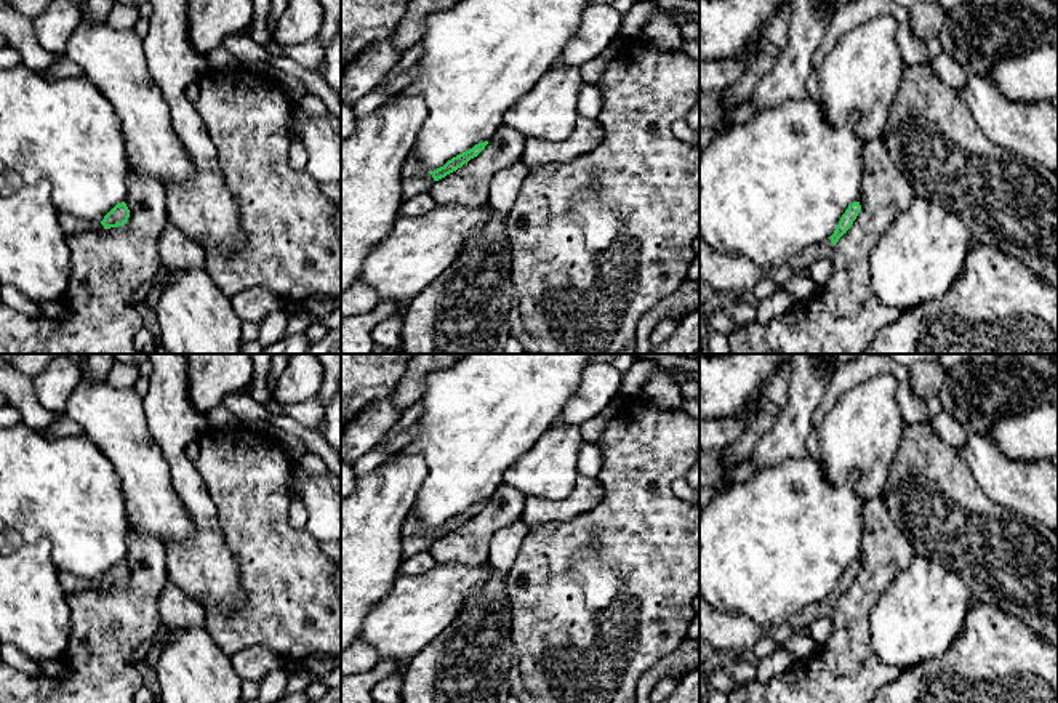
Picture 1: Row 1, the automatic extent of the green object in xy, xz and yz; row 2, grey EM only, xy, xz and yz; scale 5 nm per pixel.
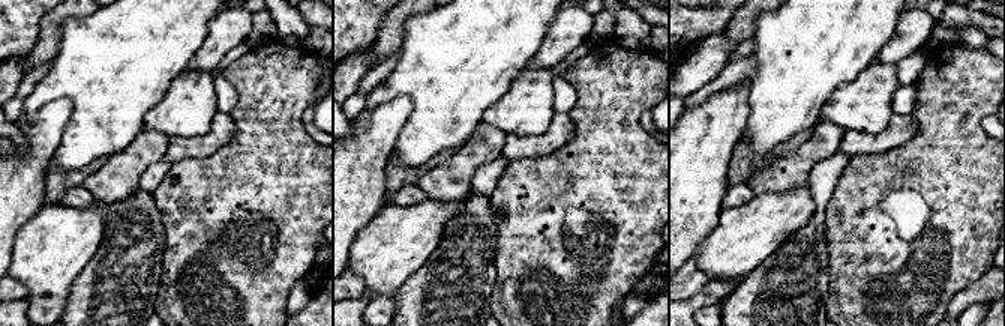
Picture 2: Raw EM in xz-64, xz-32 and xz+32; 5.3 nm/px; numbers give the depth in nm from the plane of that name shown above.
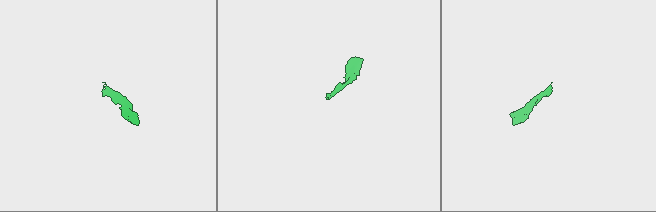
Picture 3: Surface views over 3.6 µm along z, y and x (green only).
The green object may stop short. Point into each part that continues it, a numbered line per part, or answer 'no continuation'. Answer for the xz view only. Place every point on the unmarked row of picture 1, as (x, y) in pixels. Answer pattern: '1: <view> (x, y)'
1: xz (415, 538)

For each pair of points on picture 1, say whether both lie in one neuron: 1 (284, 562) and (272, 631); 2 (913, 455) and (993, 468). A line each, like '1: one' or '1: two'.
1: one
2: two

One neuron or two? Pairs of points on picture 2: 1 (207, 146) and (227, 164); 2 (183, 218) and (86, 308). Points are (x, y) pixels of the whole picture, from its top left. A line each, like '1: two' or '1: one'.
1: two
2: two

